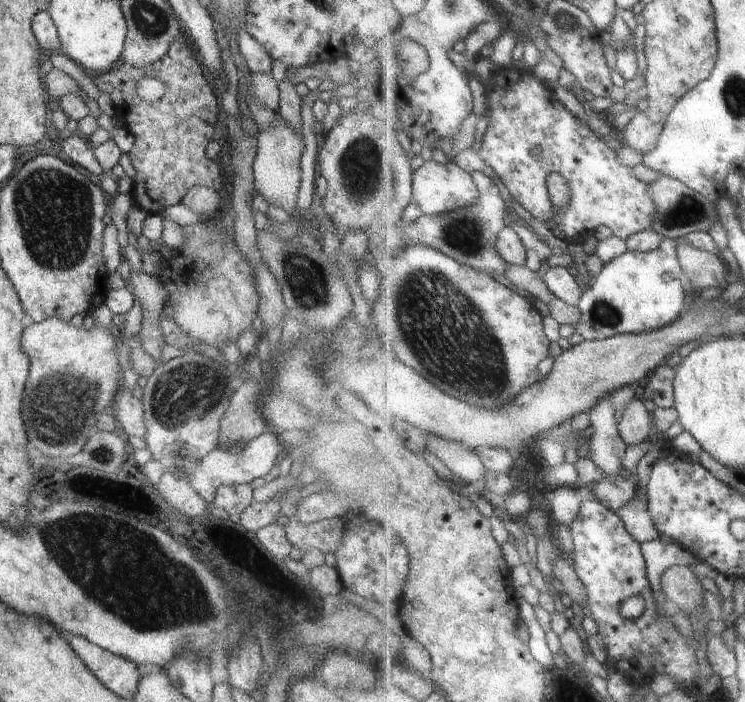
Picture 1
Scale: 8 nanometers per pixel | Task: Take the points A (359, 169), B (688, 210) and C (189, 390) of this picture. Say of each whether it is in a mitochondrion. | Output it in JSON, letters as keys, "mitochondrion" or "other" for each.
{"A":"mitochondrion","B":"mitochondrion","C":"mitochondrion"}

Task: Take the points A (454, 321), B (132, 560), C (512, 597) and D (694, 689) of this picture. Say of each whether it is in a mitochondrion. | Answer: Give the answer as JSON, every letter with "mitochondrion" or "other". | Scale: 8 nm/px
{"A":"mitochondrion","B":"mitochondrion","C":"other","D":"other"}

